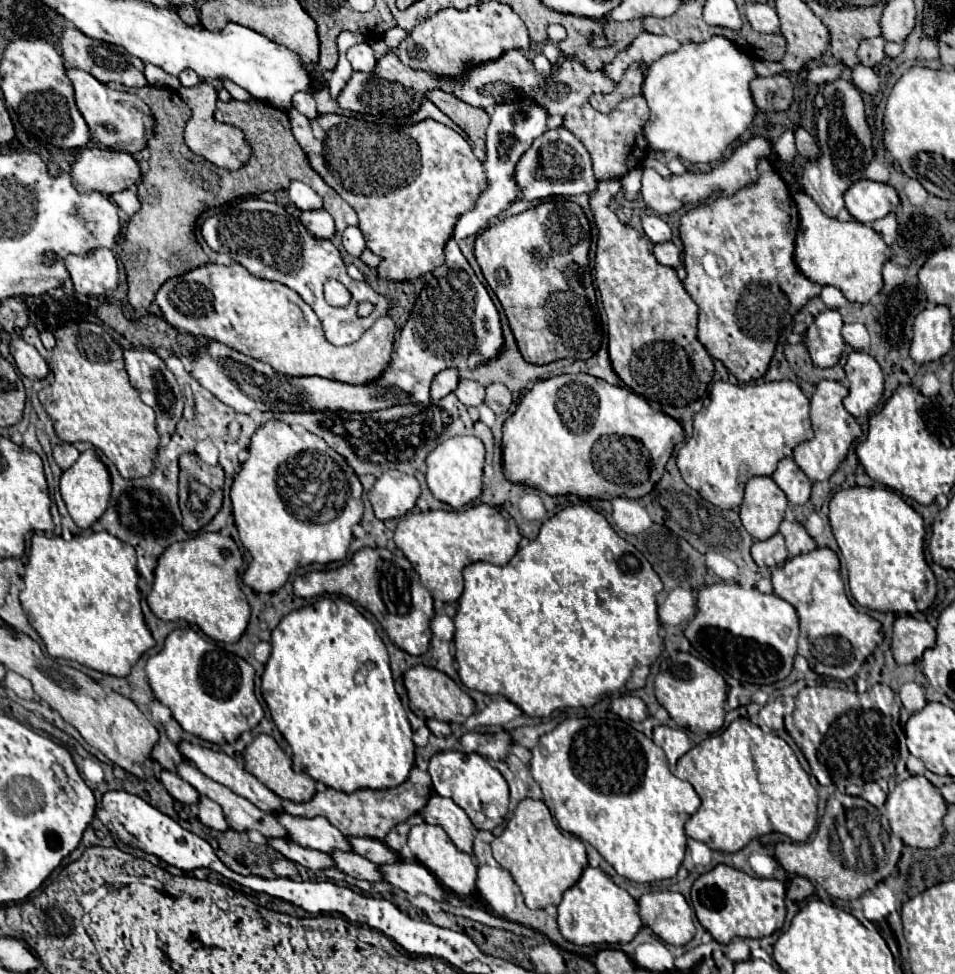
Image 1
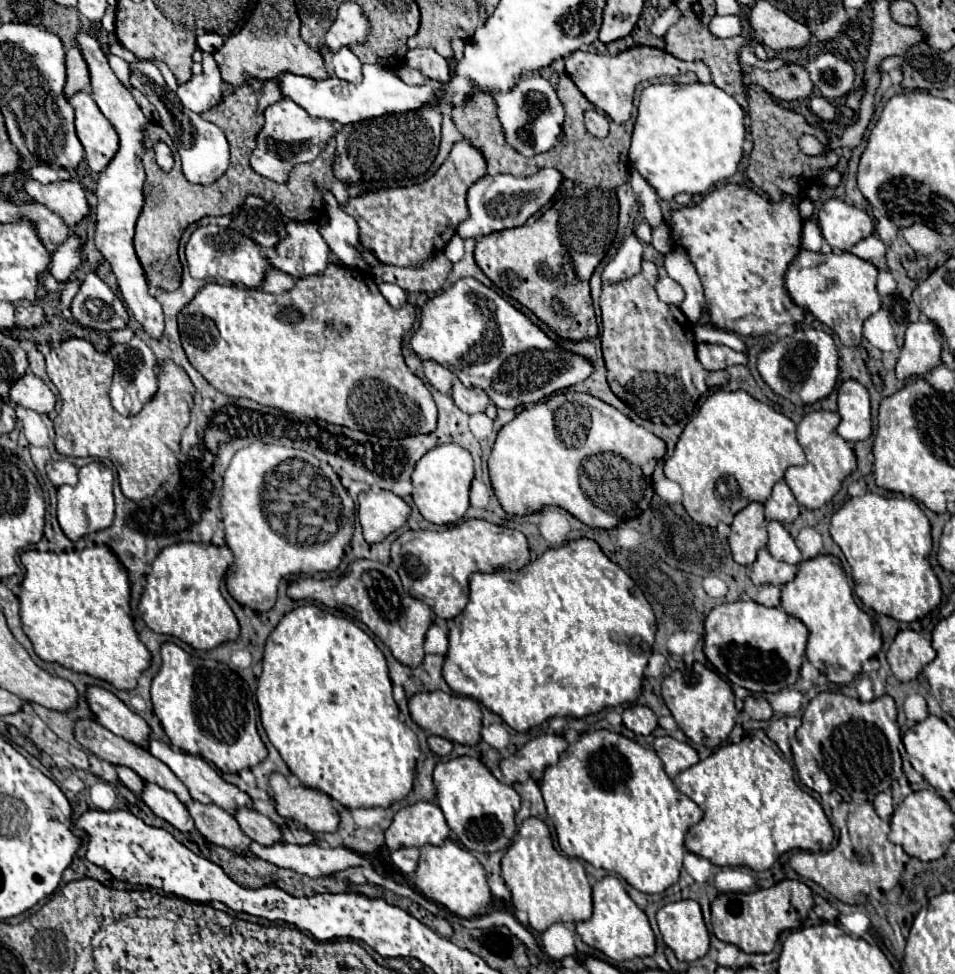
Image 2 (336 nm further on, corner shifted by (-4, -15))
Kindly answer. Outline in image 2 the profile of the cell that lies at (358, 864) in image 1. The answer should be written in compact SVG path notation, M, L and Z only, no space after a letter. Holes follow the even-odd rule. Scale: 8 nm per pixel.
M237 808L233 812L233 818L239 822L239 828L243 828L243 832L249 838L253 838L253 840L257 840L257 842L261 842L265 846L281 840L281 834L279 834L277 826L267 816L259 814L257 810Z

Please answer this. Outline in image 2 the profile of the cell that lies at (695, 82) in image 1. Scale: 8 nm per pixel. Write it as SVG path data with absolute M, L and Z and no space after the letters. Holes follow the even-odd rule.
M651 84L641 92L629 160L631 166L655 188L657 196L665 202L671 202L677 194L705 194L717 182L731 178L737 172L737 166L743 158L745 142L745 112L741 106L717 88L715 84Z

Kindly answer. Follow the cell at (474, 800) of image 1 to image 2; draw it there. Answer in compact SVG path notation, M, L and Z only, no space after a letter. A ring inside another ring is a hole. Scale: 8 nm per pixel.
M459 756L439 762L433 772L433 782L437 788L437 804L443 810L447 824L467 850L497 852L511 844L517 832L515 812L519 808L519 794L513 786L499 782L481 760Z

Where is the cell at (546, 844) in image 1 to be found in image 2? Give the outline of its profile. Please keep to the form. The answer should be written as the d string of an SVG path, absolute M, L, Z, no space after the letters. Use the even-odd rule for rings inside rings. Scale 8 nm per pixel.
M523 820L501 858L501 870L501 876L513 894L515 910L527 912L529 926L535 932L545 932L557 922L583 922L591 918L593 900L585 868L577 858L567 858L553 848L549 828L541 820Z

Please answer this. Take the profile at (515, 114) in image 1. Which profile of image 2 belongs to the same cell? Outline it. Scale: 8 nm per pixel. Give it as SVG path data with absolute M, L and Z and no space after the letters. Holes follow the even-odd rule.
M521 76L513 90L491 94L499 108L499 120L503 124L507 142L523 156L535 156L557 146L563 138L565 110L555 94L555 88L543 76Z

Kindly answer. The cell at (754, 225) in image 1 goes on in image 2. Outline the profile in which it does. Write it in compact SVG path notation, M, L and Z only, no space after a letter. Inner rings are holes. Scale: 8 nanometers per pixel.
M727 184L709 192L695 206L673 210L669 228L673 246L683 248L689 254L689 260L695 266L697 276L701 278L707 298L707 312L717 328L741 336L763 336L765 332L777 332L781 324L795 325L804 320L805 311L789 298L785 290L785 272L789 262L797 256L801 248L803 228L803 218L799 216L790 195L785 195L780 202L773 204L749 186Z

